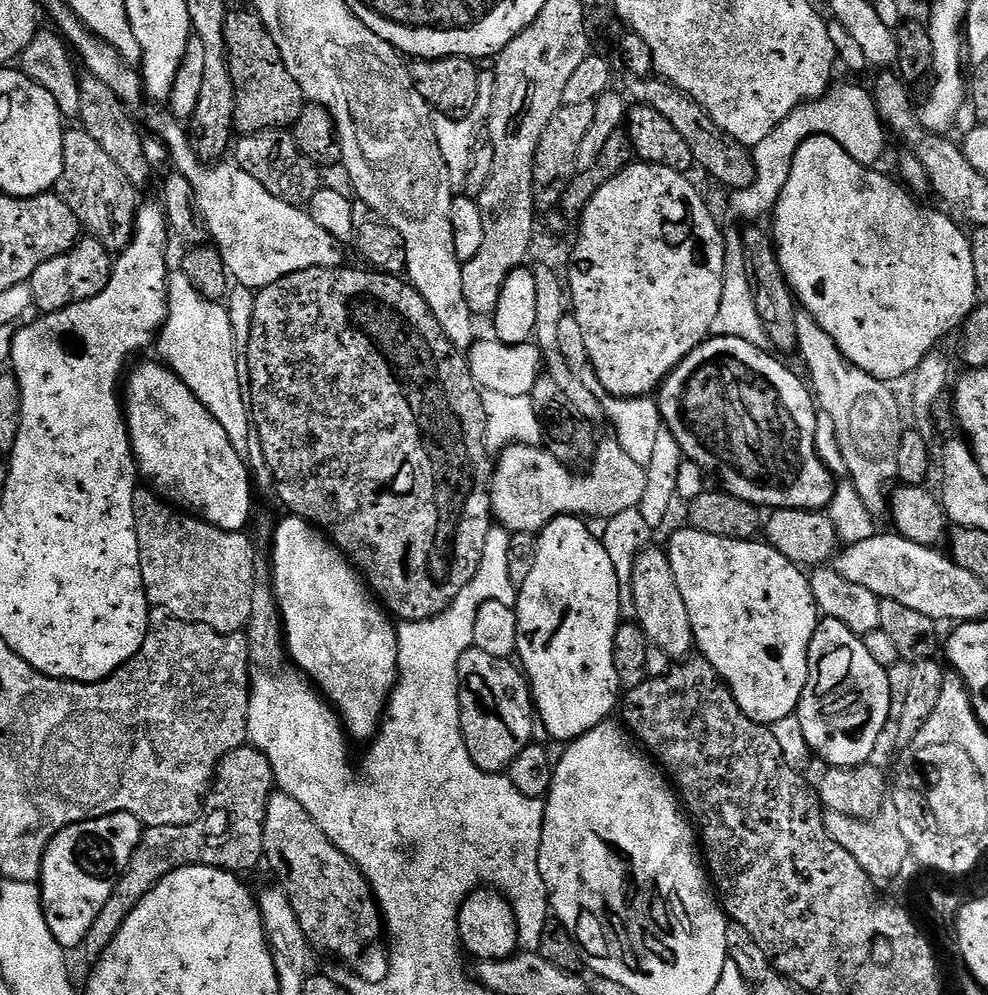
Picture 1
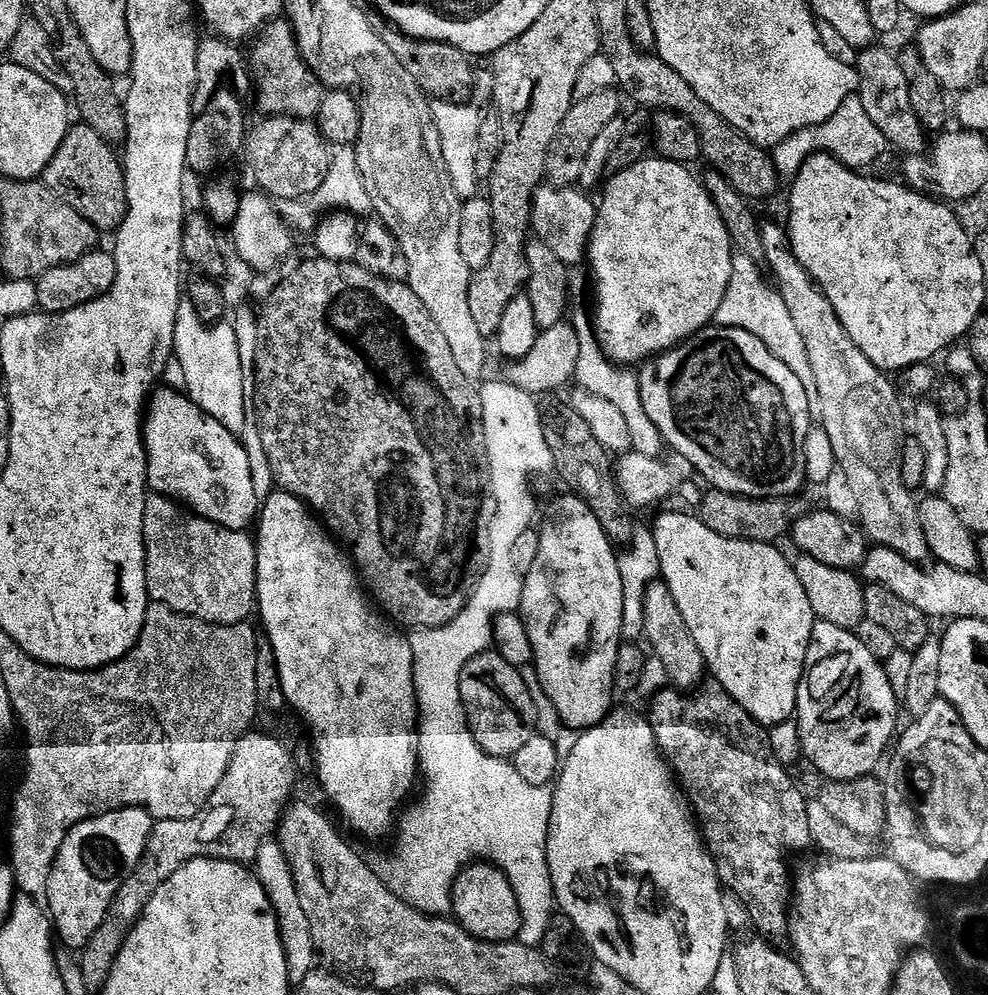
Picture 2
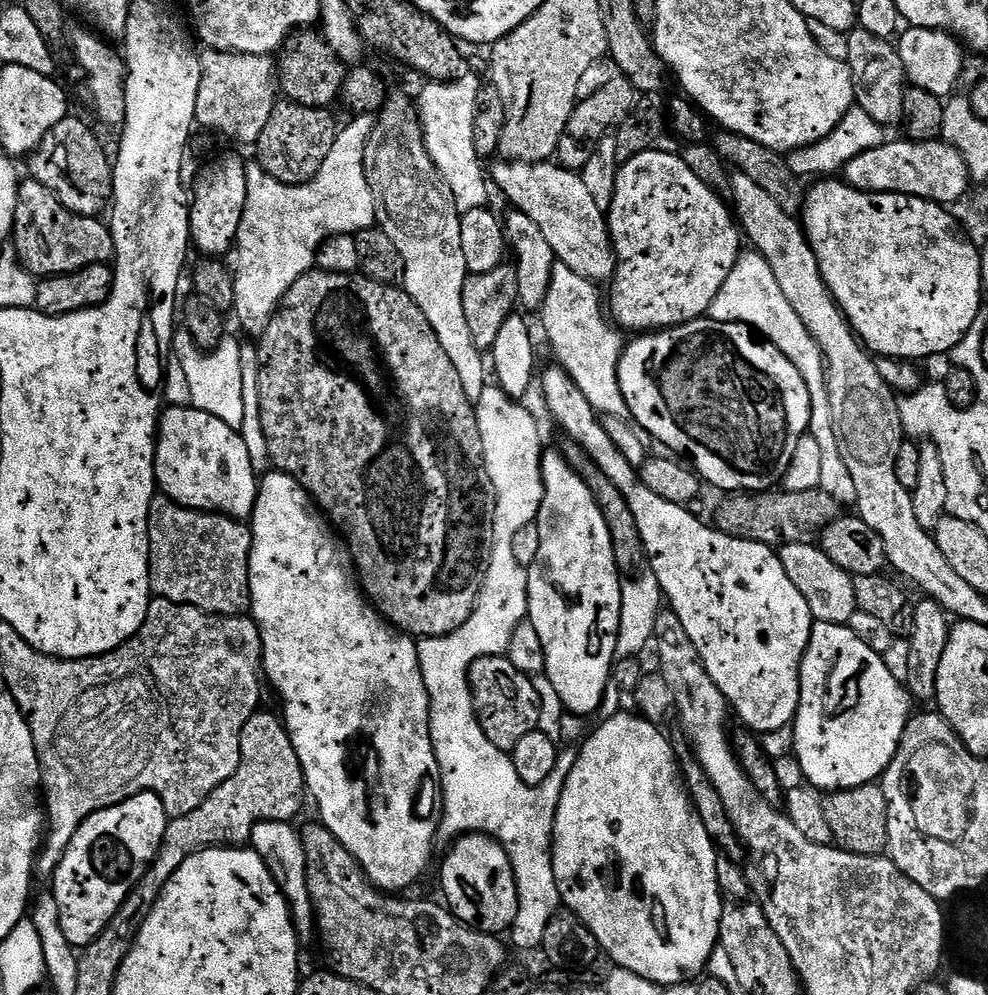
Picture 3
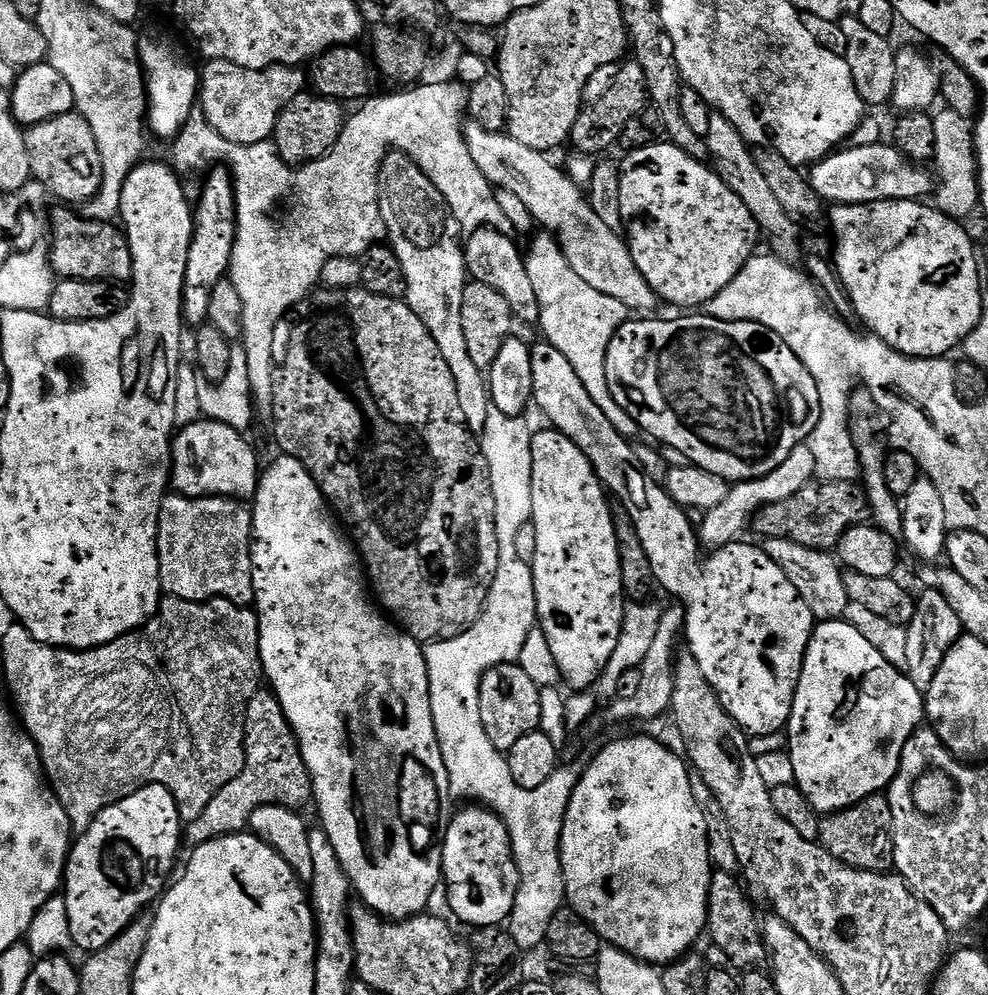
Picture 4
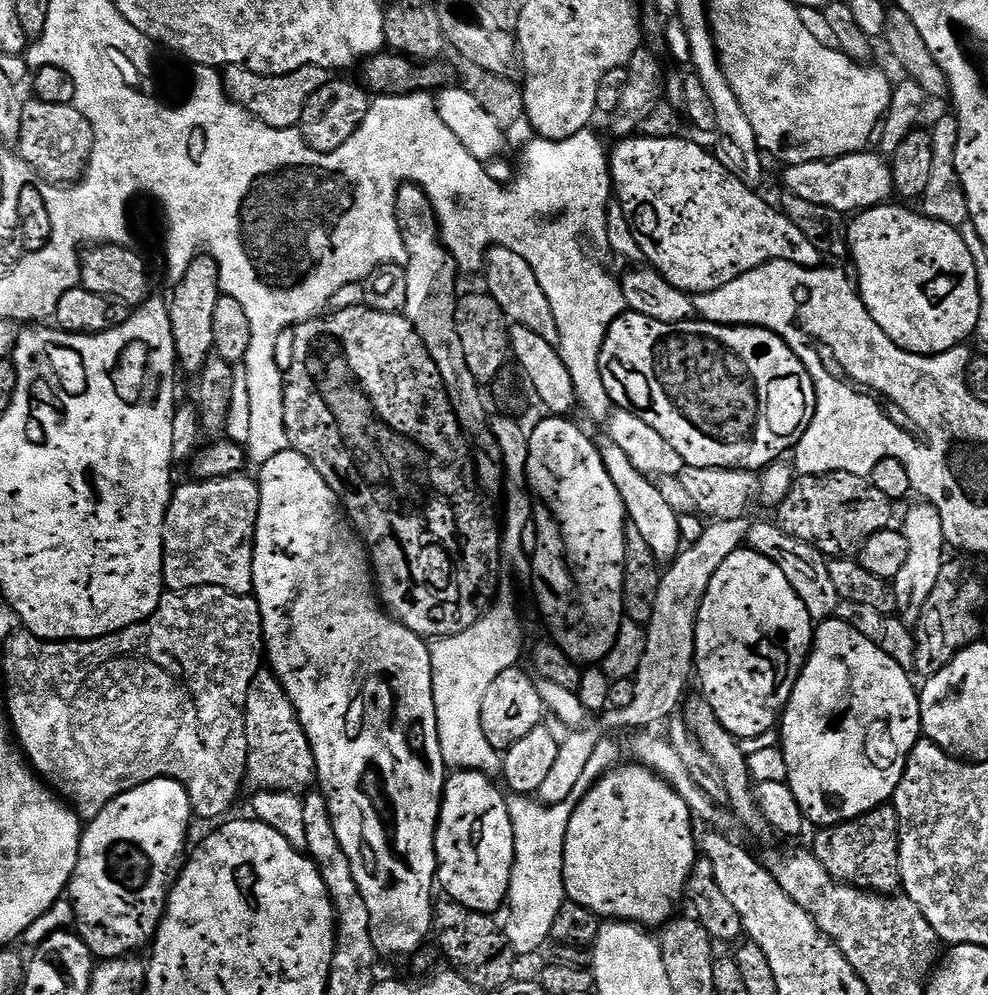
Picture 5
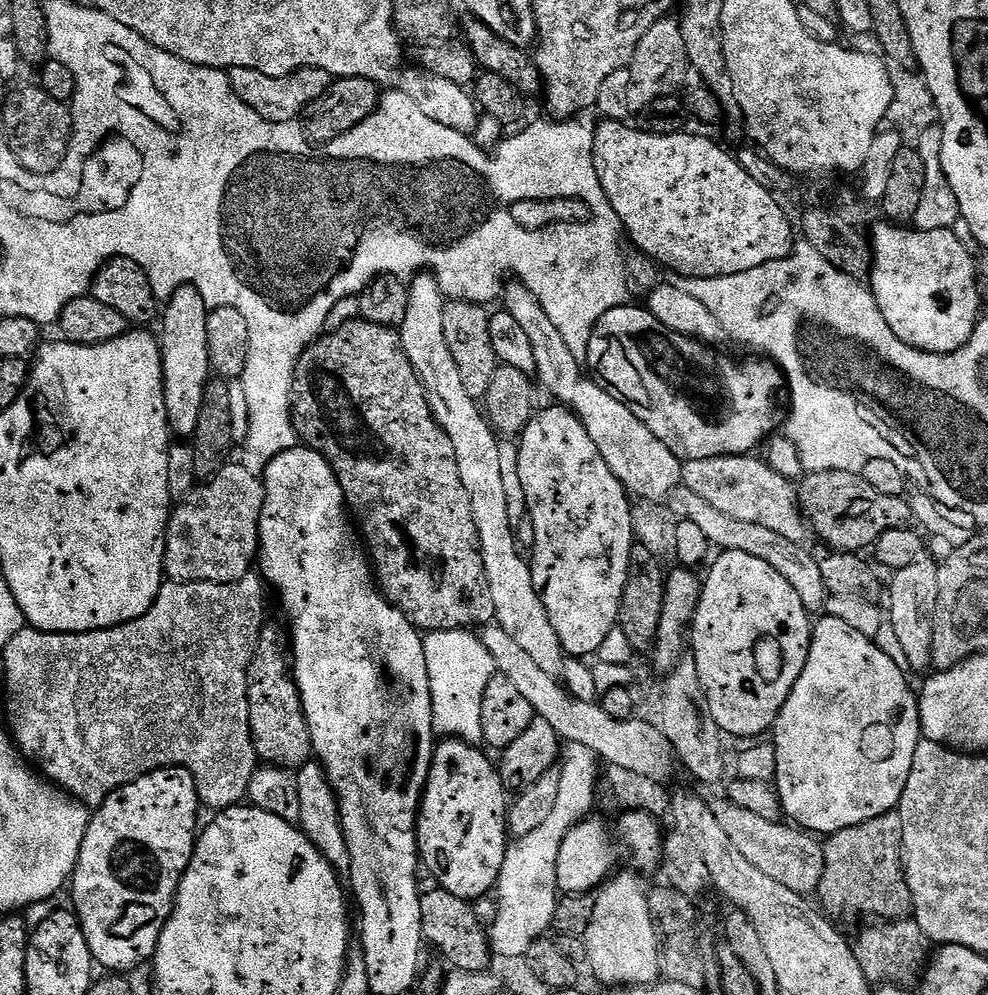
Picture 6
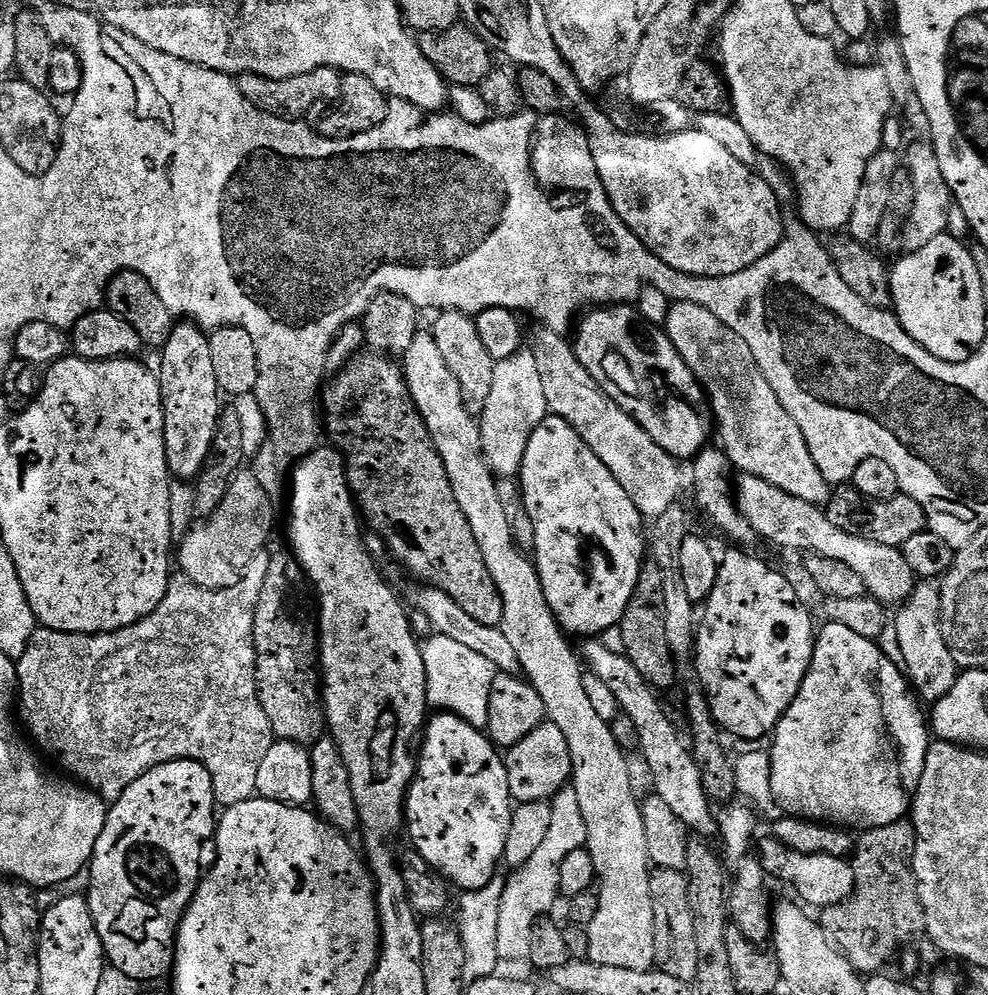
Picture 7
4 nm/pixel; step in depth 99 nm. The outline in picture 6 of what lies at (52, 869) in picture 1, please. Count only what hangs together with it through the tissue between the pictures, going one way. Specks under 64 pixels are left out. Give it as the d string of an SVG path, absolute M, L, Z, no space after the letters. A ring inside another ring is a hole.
M157 768L155 772L149 772L146 776L139 776L134 782L130 782L126 786L122 786L118 790L111 792L104 803L91 813L88 829L84 835L82 842L82 850L78 854L78 862L76 868L72 871L70 877L70 889L72 888L72 904L71 907L76 913L76 917L80 920L82 930L86 934L86 942L90 946L90 954L93 961L97 965L100 964L112 974L128 974L131 968L140 968L144 963L151 961L156 955L156 947L160 941L162 930L166 926L166 922L172 917L172 908L176 904L176 895L180 889L182 878L186 874L186 870L192 861L192 855L196 849L198 839L198 827L196 828L196 819L202 813L202 805L200 803L200 795L196 789L196 780L190 774L190 770L185 768Z

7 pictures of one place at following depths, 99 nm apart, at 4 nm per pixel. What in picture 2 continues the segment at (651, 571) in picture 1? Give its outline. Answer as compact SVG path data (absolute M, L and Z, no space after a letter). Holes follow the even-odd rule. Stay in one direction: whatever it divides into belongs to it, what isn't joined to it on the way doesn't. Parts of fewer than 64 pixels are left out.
M657 578L649 584L644 599L644 614L646 626L643 639L648 640L647 647L650 649L651 655L662 660L663 665L666 666L669 681L677 689L695 689L706 676L702 650L698 650L698 642L694 642L690 630L686 630L686 621L682 619L682 610L678 610L678 602L674 602L674 594L670 594L670 586L666 586L663 579Z

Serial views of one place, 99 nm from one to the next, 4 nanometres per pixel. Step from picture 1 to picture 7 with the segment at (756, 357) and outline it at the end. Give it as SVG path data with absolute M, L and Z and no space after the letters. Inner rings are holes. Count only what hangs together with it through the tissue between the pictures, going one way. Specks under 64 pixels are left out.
M632 306L597 307L589 311L579 324L575 329L576 340L574 336L576 357L580 359L582 366L586 366L594 382L598 382L600 389L619 408L629 412L640 423L642 430L646 430L646 434L650 434L650 438L654 438L654 442L662 446L662 450L676 457L677 461L688 462L709 447L711 440L708 439L711 436L713 439L714 436L714 417L710 411L710 401L701 388L700 381L680 357L674 342L670 342L663 327L643 320Z

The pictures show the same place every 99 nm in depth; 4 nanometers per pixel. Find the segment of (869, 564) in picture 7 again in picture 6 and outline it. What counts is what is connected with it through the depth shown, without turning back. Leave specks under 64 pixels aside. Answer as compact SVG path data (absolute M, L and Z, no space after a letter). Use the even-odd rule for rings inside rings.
M755 455L719 456L705 460L689 460L682 468L683 487L694 490L709 506L714 506L721 514L730 518L738 518L738 522L754 522L754 526L766 526L766 530L774 530L774 534L782 534L786 542L794 542L801 546L807 545L810 537L810 525L800 509L798 488L793 481L786 479L778 470L774 470L763 459L755 460Z

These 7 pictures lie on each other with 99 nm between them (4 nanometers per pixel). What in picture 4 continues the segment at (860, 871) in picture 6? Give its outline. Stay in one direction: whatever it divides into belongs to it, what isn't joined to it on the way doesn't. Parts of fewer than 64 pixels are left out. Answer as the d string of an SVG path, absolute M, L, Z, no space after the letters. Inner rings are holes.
M877 794L841 812L825 815L820 822L818 843L848 868L863 872L888 872L892 862L894 813L887 795Z

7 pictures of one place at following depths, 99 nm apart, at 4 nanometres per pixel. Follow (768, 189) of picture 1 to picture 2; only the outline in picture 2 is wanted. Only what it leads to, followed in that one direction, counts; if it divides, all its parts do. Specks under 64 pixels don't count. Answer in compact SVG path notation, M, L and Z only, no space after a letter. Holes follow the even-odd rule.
M855 95L846 98L846 102L838 106L838 112L832 118L826 118L821 124L790 134L783 142L771 149L770 155L781 177L792 178L815 152L827 152L836 160L842 161L847 168L868 170L871 169L868 167L884 151L889 151L889 148L889 142L882 134L882 130L878 130L878 126L870 122L870 117L866 115L866 109L862 106L859 95Z

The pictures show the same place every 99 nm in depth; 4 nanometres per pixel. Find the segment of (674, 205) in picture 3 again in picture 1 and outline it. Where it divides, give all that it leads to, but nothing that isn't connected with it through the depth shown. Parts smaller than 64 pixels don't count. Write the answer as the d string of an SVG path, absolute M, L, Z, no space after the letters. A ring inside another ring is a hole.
M634 162L626 170L622 170L622 174L610 178L610 182L606 182L606 186L602 186L598 194L590 198L590 206L586 206L586 210L579 217L580 237L571 249L571 263L566 268L566 284L570 289L571 311L578 326L582 328L588 364L591 371L596 371L595 383L601 389L604 387L608 396L621 396L623 400L651 397L664 383L665 378L679 366L682 358L686 358L686 354L690 354L701 342L712 336L714 317L718 315L724 285L724 232L716 225L716 220L712 217L707 202L700 197L699 190L688 179L685 173L675 172L673 168Z

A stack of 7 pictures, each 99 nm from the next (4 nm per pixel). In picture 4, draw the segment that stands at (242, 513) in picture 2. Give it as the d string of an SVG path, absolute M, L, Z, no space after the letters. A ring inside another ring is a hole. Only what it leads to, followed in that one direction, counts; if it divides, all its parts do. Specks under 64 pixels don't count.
M199 419L173 435L171 487L181 496L230 496L241 502L255 497L262 464L256 461L256 452L248 445L249 437L217 420Z

